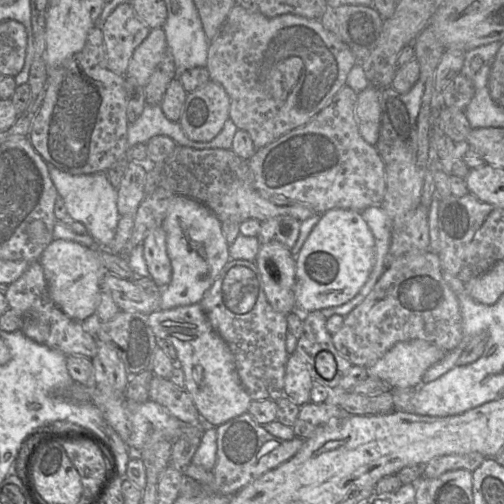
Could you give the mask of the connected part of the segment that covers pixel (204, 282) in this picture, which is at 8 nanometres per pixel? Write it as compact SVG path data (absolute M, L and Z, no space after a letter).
M174 196L161 226L166 233L167 254L172 267L171 282L159 291L146 291L131 280L106 272L101 280L101 291L111 295L120 311L148 315L156 310L200 303L205 292L230 260L229 245L222 233L220 220L193 198Z

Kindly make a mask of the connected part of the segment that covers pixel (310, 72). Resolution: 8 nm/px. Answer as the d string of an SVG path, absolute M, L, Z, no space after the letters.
M235 4L217 35L209 43L206 68L211 81L220 84L229 100L229 117L239 130L249 133L255 149L262 148L311 120L325 108L356 64L351 49L319 20L294 14L266 17Z

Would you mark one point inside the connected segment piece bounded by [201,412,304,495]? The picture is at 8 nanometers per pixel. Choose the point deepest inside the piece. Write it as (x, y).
(245, 450)

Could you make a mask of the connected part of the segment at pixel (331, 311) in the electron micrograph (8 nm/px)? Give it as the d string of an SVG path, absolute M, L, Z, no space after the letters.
M369 206L361 210L360 213L375 239L375 263L367 281L351 300L340 306L319 310L326 318L332 315L345 317L372 291L387 266L388 251L392 240L390 219L380 206Z

